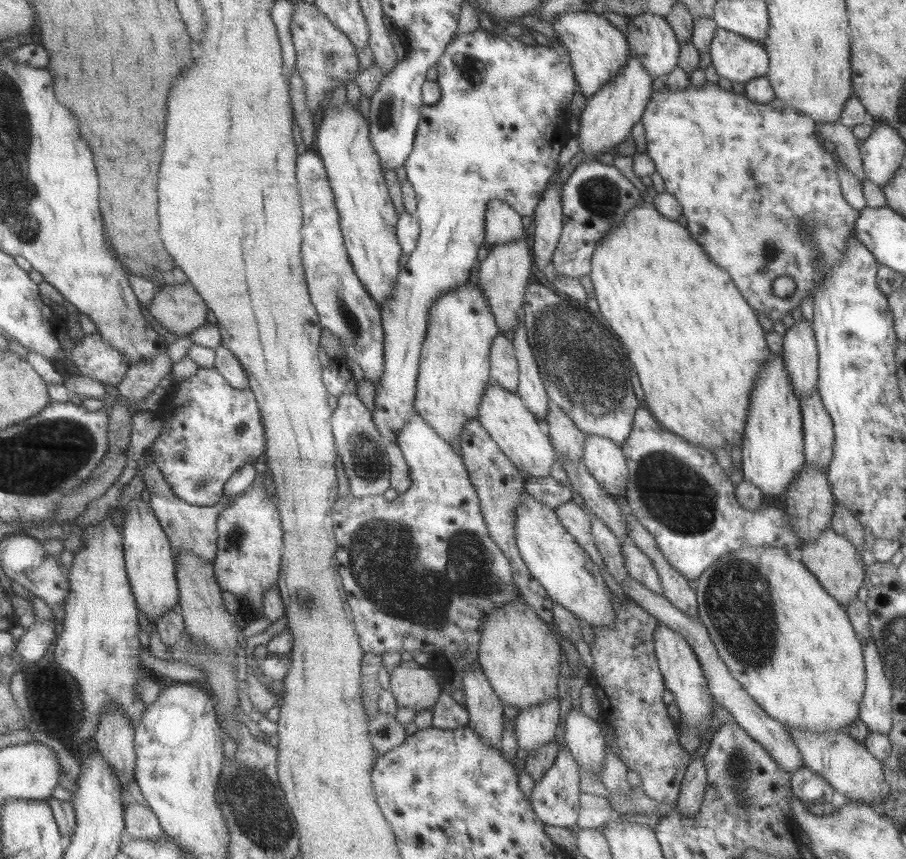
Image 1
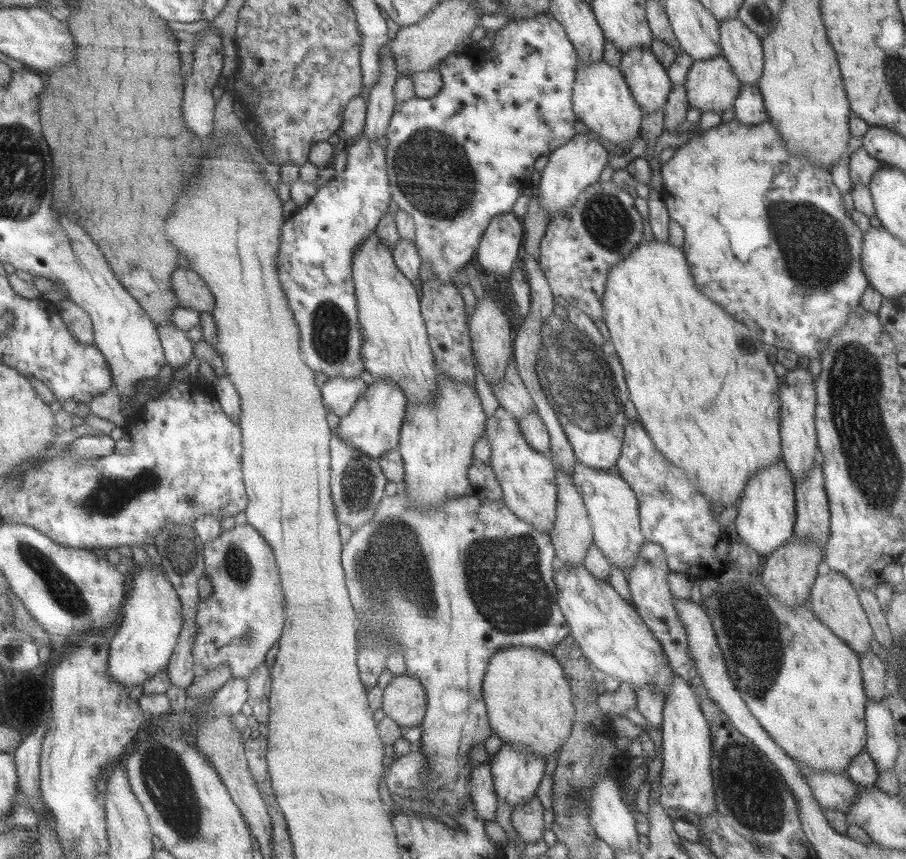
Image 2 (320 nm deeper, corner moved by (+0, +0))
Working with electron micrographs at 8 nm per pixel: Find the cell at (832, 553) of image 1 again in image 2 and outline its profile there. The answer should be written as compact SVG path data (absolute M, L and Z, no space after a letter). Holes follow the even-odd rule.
M830 570L826 574L817 575L810 590L807 606L813 616L835 634L839 641L843 641L847 647L851 648L858 658L870 651L871 639L874 637L866 612L860 605L856 590L842 574Z

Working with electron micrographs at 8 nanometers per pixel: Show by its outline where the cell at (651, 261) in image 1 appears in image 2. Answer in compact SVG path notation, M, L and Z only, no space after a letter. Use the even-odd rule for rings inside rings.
M642 241L632 248L632 251L622 258L611 270L606 278L602 299L604 310L604 323L610 334L610 341L614 346L617 356L620 358L623 372L625 372L625 383L629 390L629 401L633 403L637 413L638 422L645 426L653 446L667 458L667 460L679 470L686 473L687 477L693 481L694 487L703 492L703 497L709 501L709 505L723 507L723 509L736 505L741 498L746 482L750 480L756 472L762 468L767 468L775 464L780 458L779 433L779 396L778 378L774 374L773 366L767 360L767 349L760 340L751 336L750 330L729 316L720 306L715 306L714 302L707 300L695 286L692 276L687 268L681 248L672 247L666 242Z

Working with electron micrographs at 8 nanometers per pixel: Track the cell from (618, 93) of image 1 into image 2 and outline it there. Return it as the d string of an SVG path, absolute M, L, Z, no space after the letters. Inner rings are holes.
M590 130L585 135L576 134L569 142L558 146L546 156L545 168L535 187L538 204L546 210L549 221L551 216L571 206L588 186L598 182L599 174L608 164L609 156L596 138L598 136Z

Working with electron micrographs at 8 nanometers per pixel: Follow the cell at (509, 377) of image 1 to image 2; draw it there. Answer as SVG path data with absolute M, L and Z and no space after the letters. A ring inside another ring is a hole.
M513 358L509 360L507 367L505 367L503 379L491 390L499 406L517 421L535 411L530 395L519 380Z

